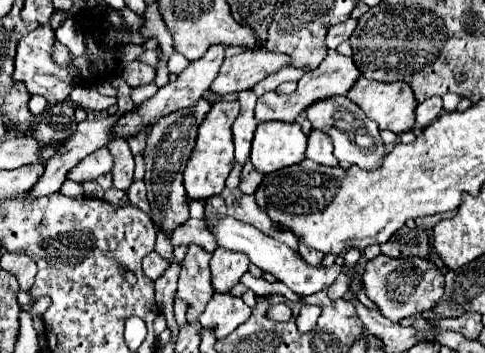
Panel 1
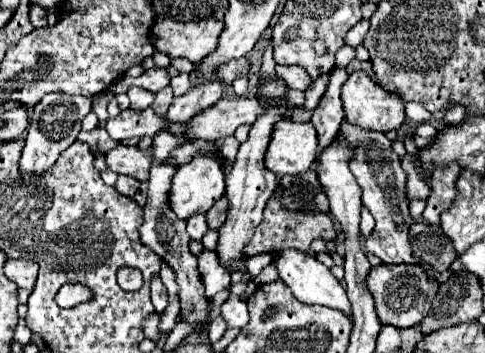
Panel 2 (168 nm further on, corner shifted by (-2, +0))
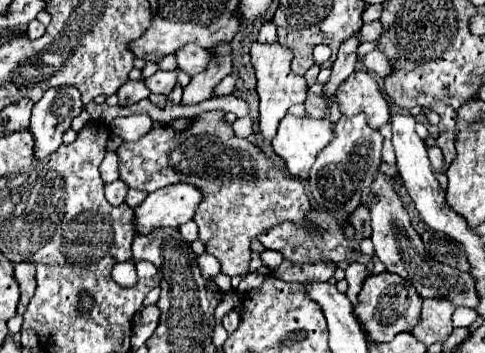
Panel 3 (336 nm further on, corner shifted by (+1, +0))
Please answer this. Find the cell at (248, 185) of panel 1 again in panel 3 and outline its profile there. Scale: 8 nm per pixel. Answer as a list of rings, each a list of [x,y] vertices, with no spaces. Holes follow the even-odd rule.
[[[258,40],[252,42],[250,46],[250,58],[252,58],[252,66],[256,70],[256,78],[258,78],[258,96],[260,96],[260,134],[264,138],[264,142],[270,142],[276,134],[278,122],[286,116],[288,108],[292,104],[300,104],[306,100],[306,92],[308,92],[308,84],[302,76],[294,74],[290,70],[290,62],[292,62],[292,52],[286,46],[280,46],[278,42],[274,44],[260,44]]]

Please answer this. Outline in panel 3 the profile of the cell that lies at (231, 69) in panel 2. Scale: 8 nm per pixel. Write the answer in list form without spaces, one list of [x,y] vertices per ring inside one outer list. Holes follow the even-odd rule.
[[[194,44],[182,46],[182,50],[178,50],[178,54],[174,54],[174,56],[176,56],[178,68],[190,76],[196,76],[198,72],[202,72],[208,66],[208,62],[212,60],[212,56],[204,48],[194,46]]]

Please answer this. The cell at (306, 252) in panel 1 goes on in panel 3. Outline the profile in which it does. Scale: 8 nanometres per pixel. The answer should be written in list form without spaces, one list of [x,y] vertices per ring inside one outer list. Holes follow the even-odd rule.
[[[224,110],[190,118],[186,130],[156,126],[136,142],[122,142],[116,152],[120,156],[120,180],[128,188],[150,194],[170,184],[188,182],[202,190],[204,198],[192,220],[198,224],[206,252],[220,260],[222,272],[230,278],[248,274],[252,238],[284,220],[300,226],[310,210],[304,184],[274,166],[258,146],[236,138],[224,120]]]

